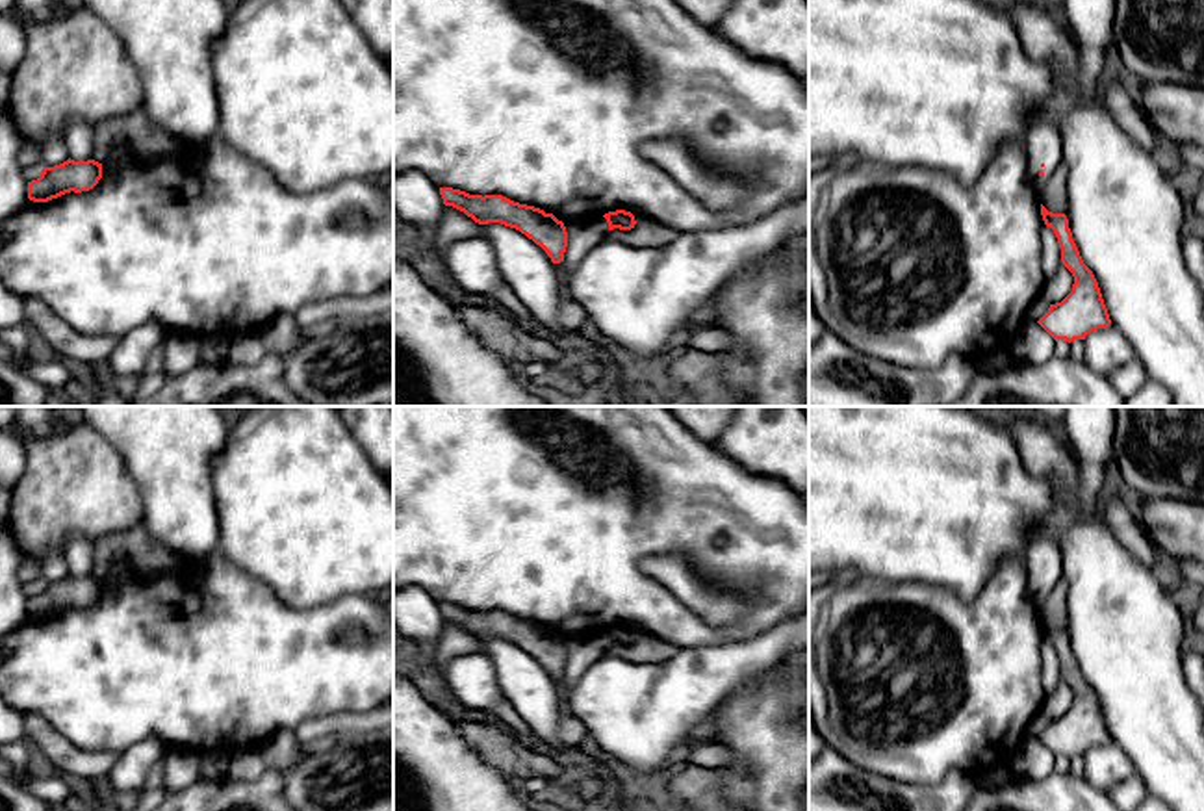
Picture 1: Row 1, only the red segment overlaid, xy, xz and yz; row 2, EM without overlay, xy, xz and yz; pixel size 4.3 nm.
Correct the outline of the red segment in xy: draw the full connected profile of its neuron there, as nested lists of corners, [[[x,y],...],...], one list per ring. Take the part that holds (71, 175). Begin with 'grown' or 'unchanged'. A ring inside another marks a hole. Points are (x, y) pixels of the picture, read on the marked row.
unchanged | [[[67,160],[54,167],[45,167],[37,180],[28,182],[28,199],[48,202],[65,193],[82,193],[93,189],[102,178],[102,163],[95,160]]]

